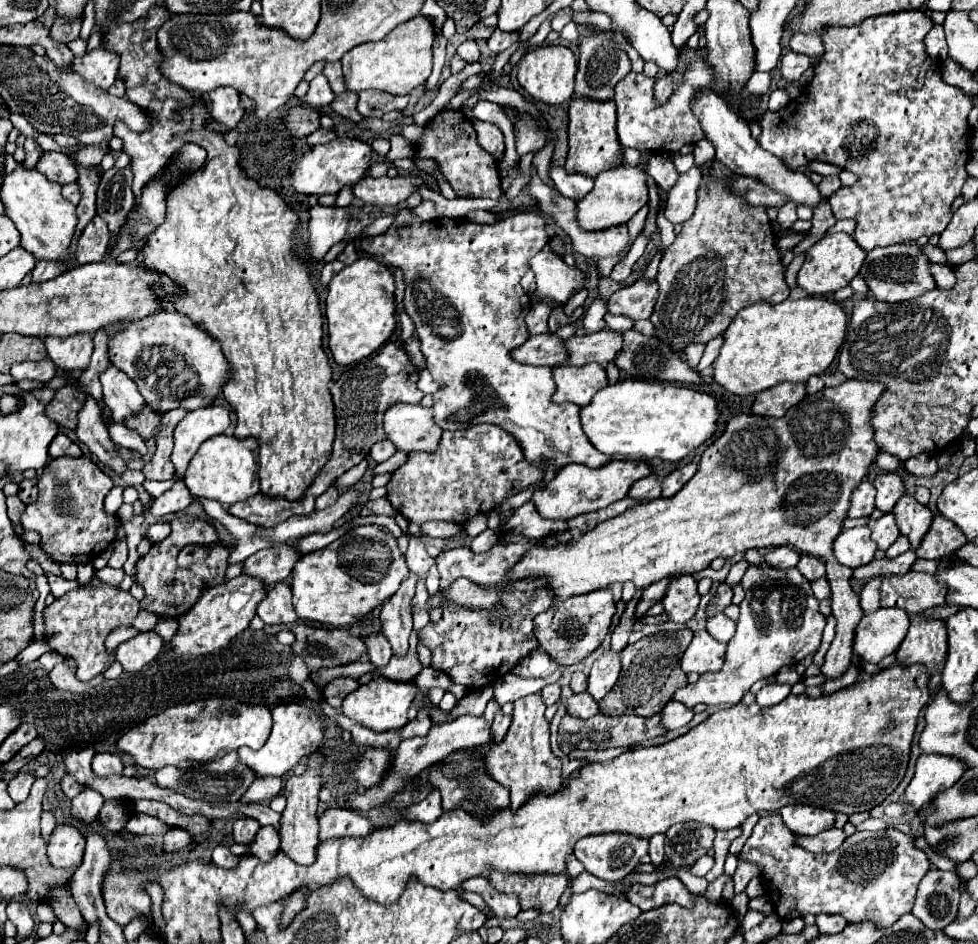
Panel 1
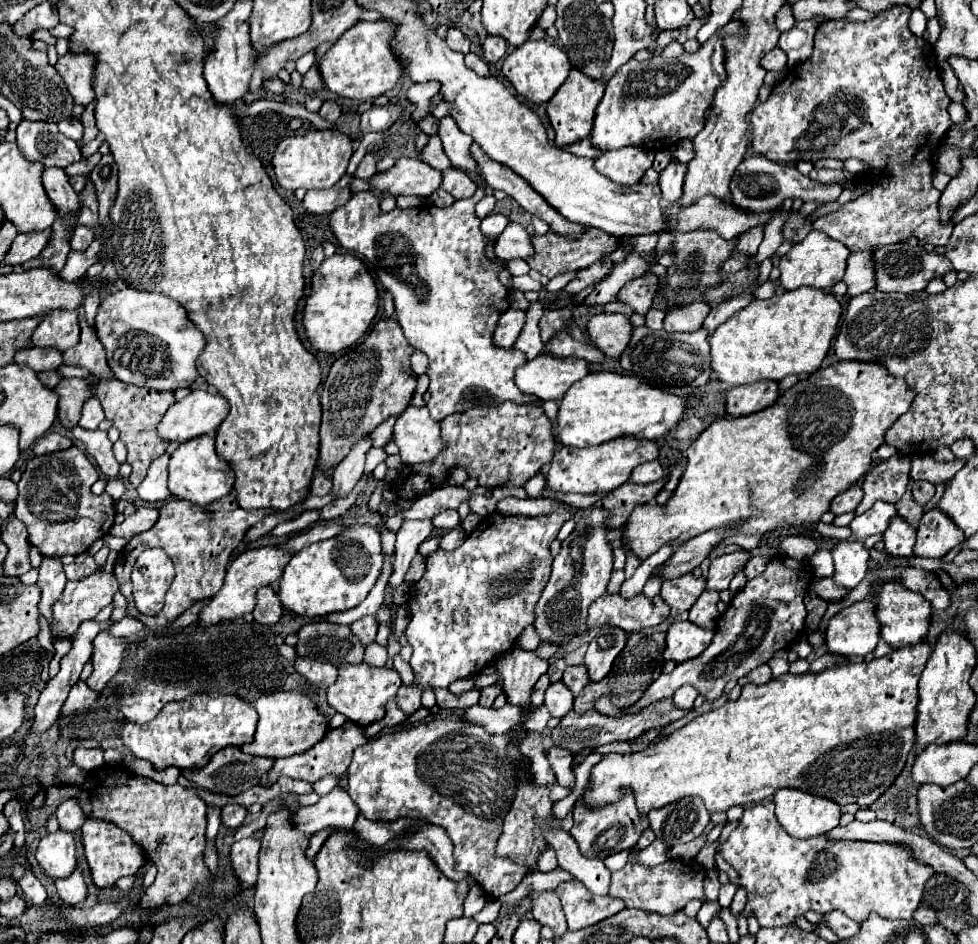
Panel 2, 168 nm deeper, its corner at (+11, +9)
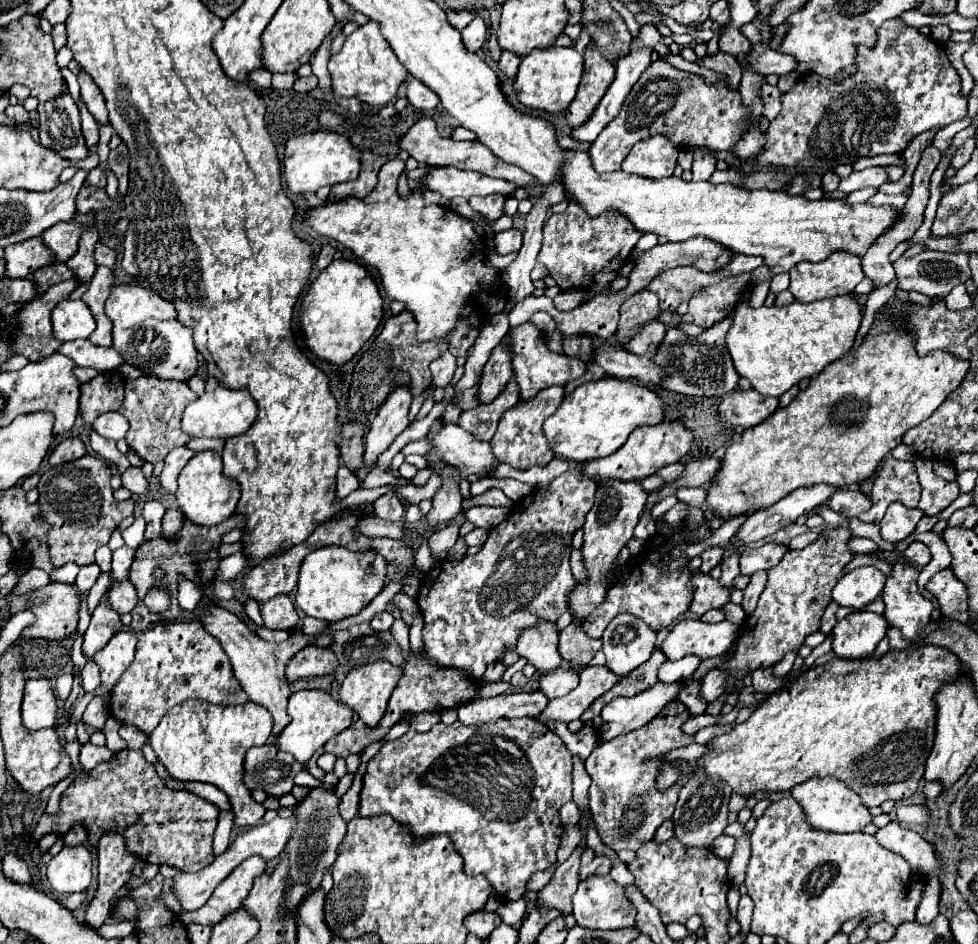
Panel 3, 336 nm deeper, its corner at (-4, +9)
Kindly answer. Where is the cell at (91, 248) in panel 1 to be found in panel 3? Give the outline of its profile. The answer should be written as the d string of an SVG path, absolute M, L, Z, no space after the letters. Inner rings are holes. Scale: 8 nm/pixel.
M103 242L95 244L95 262L97 262L97 266L107 266L113 270L115 268L115 250L111 250Z

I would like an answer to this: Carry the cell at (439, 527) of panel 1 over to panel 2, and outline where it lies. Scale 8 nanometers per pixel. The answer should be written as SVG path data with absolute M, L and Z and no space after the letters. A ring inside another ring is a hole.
M444 510L432 522L434 522L434 526L438 530L452 530L452 528L456 528L460 524L460 516L458 516L456 510Z

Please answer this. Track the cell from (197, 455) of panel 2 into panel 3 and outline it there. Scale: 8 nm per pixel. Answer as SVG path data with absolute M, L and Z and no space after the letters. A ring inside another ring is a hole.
M203 450L203 452L195 452L195 456L181 470L179 488L175 496L179 500L183 514L191 522L201 526L215 526L225 522L235 512L241 496L241 488L239 488L239 482L233 482L227 476L223 476L221 468L223 468L221 454L217 450Z

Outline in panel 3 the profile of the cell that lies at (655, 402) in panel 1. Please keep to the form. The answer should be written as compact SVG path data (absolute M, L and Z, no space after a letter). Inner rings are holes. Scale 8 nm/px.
M605 376L577 386L573 394L565 396L559 410L545 420L543 430L557 458L585 462L613 454L635 428L661 424L663 418L665 402L655 390L631 380Z

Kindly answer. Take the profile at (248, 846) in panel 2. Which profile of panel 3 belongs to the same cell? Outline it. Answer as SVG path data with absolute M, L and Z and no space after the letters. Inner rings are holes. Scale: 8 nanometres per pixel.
M251 856L245 862L241 862L211 894L205 906L193 912L181 912L179 918L185 926L189 924L217 924L223 916L229 912L241 908L245 896L249 894L253 880L259 878L265 872L265 860L261 856Z

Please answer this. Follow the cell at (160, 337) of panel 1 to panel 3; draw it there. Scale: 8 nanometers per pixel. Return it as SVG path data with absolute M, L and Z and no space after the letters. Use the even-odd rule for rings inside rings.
M119 284L111 290L111 296L105 302L105 314L113 322L113 348L127 364L133 364L145 376L187 382L197 374L199 362L193 346L193 328L183 326L177 320L175 306L171 302L159 298L147 288Z

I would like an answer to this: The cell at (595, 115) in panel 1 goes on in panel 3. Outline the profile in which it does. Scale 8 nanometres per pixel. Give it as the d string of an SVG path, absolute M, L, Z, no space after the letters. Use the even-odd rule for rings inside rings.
M587 50L585 52L585 72L579 84L579 92L575 100L571 102L571 108L567 108L565 112L567 124L573 130L589 120L591 112L597 108L603 94L611 86L613 78L615 78L613 62L607 60L607 56L599 50Z

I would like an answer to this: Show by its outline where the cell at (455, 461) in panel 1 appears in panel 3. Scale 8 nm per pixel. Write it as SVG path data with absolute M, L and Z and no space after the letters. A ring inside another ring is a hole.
M551 386L551 388L545 388L543 392L539 392L535 398L519 400L513 408L509 408L503 414L503 418L499 420L497 432L491 440L491 450L493 450L495 458L517 470L527 470L531 466L547 466L555 458L555 454L551 452L547 438L543 436L543 422L555 414L563 396L565 396L563 386Z

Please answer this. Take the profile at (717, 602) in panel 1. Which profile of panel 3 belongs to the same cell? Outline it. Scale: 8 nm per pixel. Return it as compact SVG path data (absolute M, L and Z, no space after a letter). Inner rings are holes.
M767 542L763 546L751 546L741 552L741 574L751 576L757 570L769 570L781 562L787 546Z

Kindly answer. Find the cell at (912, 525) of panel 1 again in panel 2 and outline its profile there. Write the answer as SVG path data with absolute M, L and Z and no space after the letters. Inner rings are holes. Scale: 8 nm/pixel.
M896 516L896 520L892 520L888 530L884 532L886 552L898 558L910 558L914 554L914 544L916 544L916 530L906 520Z

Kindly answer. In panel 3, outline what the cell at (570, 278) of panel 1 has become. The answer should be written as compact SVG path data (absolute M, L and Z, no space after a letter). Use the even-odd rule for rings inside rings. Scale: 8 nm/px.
M517 228L499 232L499 234L495 234L495 252L497 252L497 254L517 252L517 250L521 248L521 244L523 244L521 240L523 240L523 234L521 234L521 230L517 230Z

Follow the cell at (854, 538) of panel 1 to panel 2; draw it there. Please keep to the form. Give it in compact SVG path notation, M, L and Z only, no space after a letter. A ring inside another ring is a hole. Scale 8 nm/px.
M840 540L832 548L834 582L846 590L856 588L868 572L868 550L858 540Z

